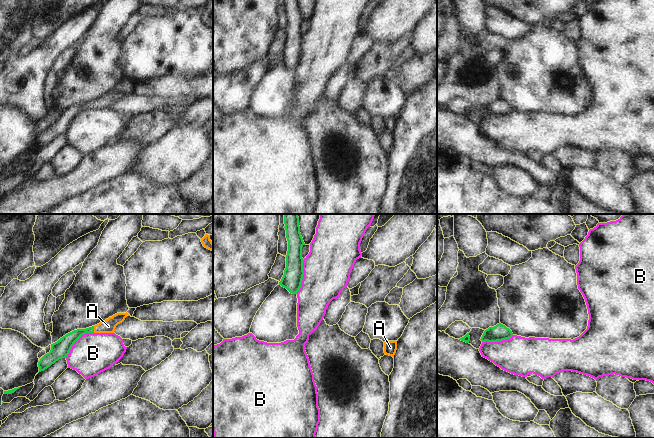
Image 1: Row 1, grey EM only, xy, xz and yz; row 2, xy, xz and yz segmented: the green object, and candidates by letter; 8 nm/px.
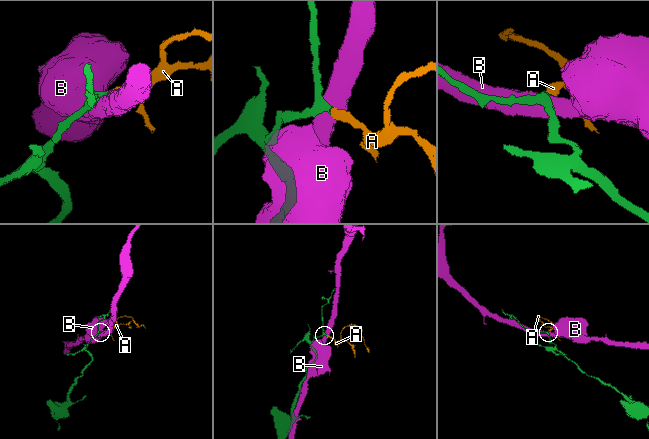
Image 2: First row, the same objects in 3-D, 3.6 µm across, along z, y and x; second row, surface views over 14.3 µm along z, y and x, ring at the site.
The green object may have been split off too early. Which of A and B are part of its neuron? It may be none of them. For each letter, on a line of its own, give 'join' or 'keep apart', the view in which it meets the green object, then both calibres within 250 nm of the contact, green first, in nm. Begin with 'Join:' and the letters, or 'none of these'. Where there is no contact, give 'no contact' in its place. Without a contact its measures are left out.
Join: A
A: join; contact in xy; calibres 110 and 110 nm
B: keep apart; contact in xz; calibres 160 and 380 nm

